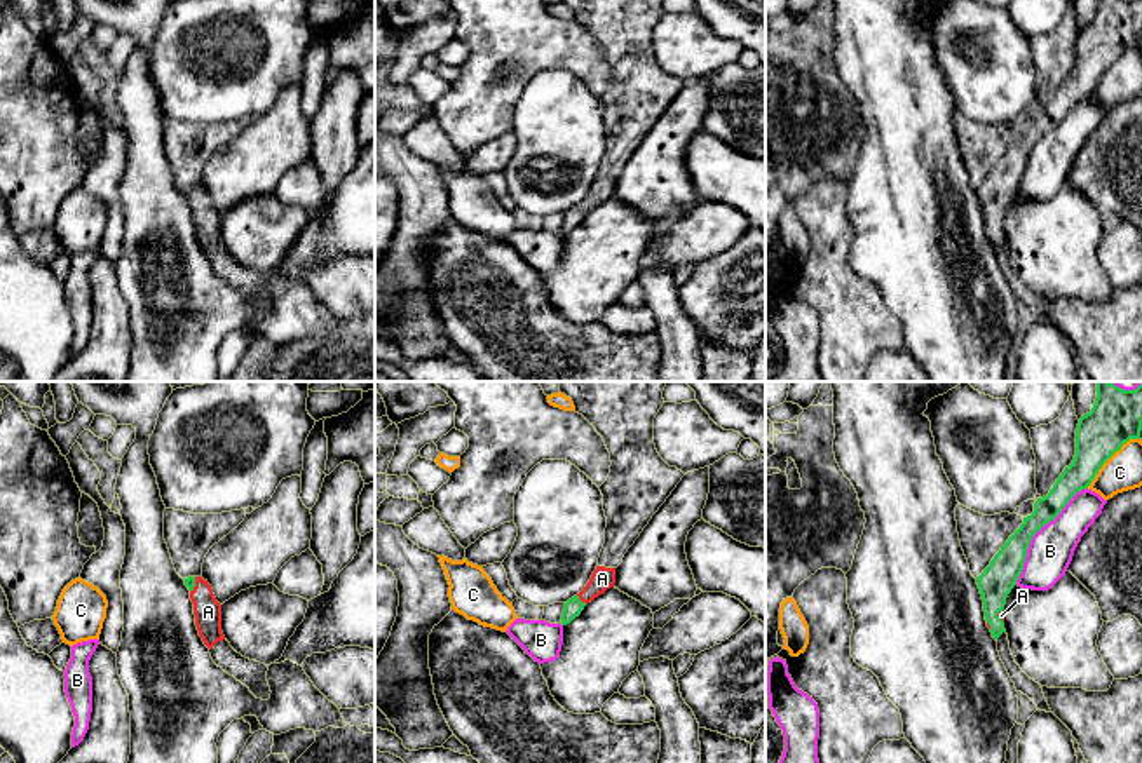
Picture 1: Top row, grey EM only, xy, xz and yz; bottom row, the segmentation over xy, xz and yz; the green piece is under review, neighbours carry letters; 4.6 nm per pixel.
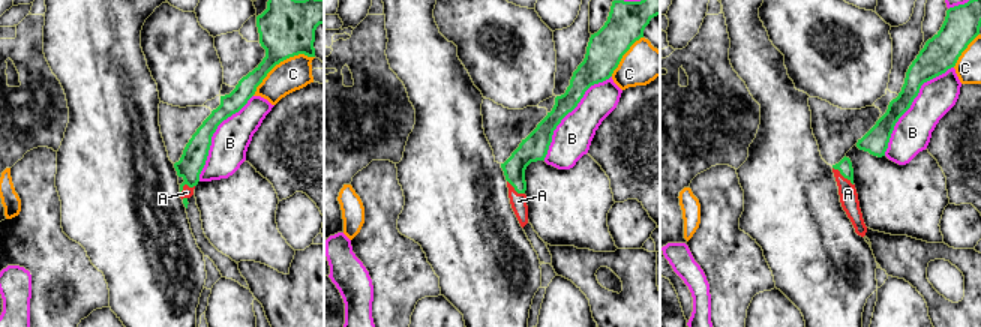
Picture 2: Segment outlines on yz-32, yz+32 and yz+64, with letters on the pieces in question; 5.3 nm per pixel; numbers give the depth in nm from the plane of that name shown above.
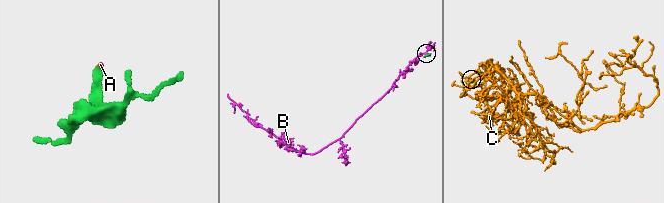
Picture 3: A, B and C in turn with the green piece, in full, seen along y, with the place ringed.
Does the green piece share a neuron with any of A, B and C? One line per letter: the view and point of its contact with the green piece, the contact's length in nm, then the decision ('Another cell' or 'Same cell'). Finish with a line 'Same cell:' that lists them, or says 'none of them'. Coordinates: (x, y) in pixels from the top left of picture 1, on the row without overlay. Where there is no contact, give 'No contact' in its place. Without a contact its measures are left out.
A: Touches green at xz (579, 209). Shared border 60 nm. Same cell
B: Touches green at yz (1038, 140). Shared border 550 nm. Another cell
C: Touches green at yz (1109, 67). Shared border 340 nm. Another cell
Same cell: A

